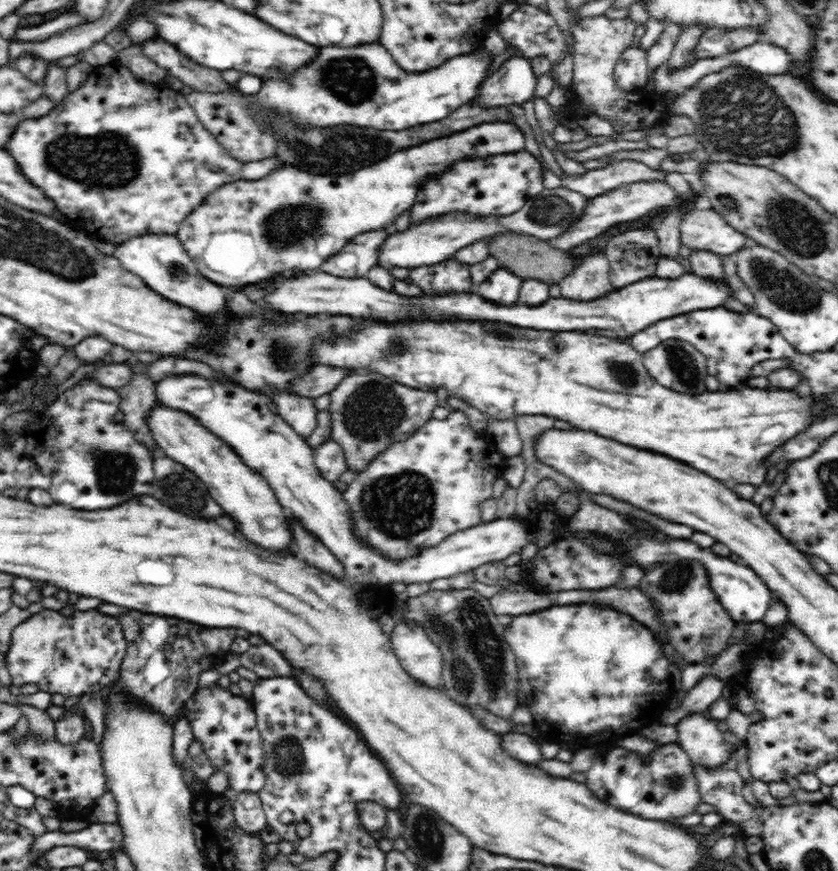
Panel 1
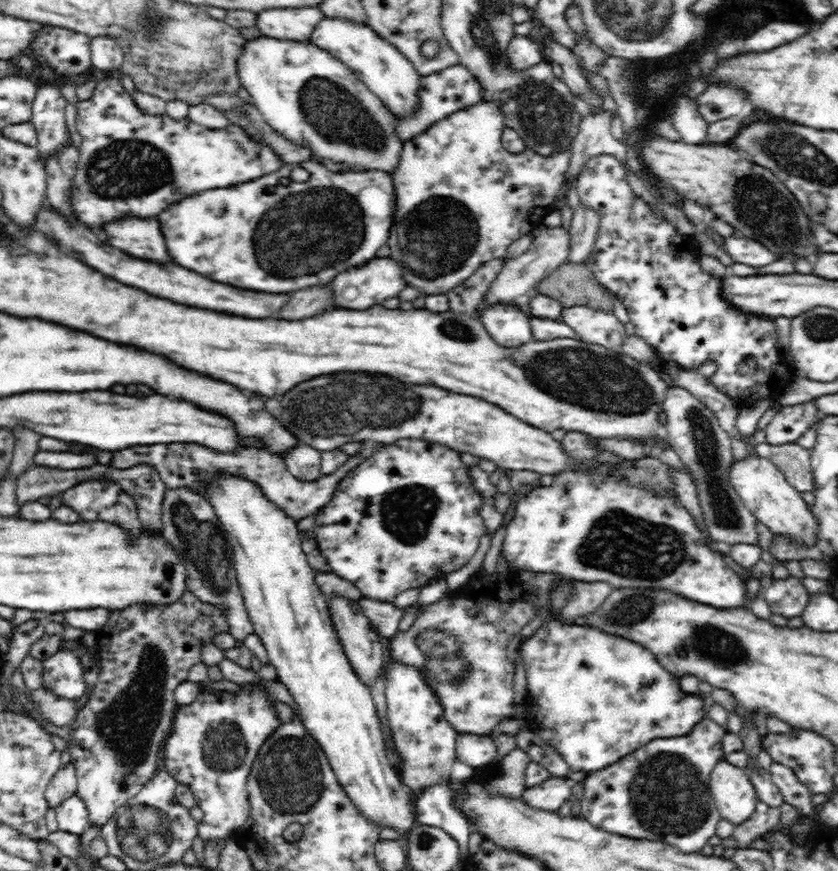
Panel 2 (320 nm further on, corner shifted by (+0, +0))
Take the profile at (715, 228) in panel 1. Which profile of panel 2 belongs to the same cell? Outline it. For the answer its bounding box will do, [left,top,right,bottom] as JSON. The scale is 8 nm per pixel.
[722,235,779,268]

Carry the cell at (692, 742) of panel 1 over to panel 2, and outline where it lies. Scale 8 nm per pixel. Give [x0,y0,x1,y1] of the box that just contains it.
[709,758,757,826]

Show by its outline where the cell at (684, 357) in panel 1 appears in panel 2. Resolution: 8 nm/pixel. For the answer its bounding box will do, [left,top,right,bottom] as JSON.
[662,387,757,544]

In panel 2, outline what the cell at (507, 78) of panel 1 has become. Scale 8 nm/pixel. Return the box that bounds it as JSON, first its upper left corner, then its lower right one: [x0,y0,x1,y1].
[387,100,572,296]

